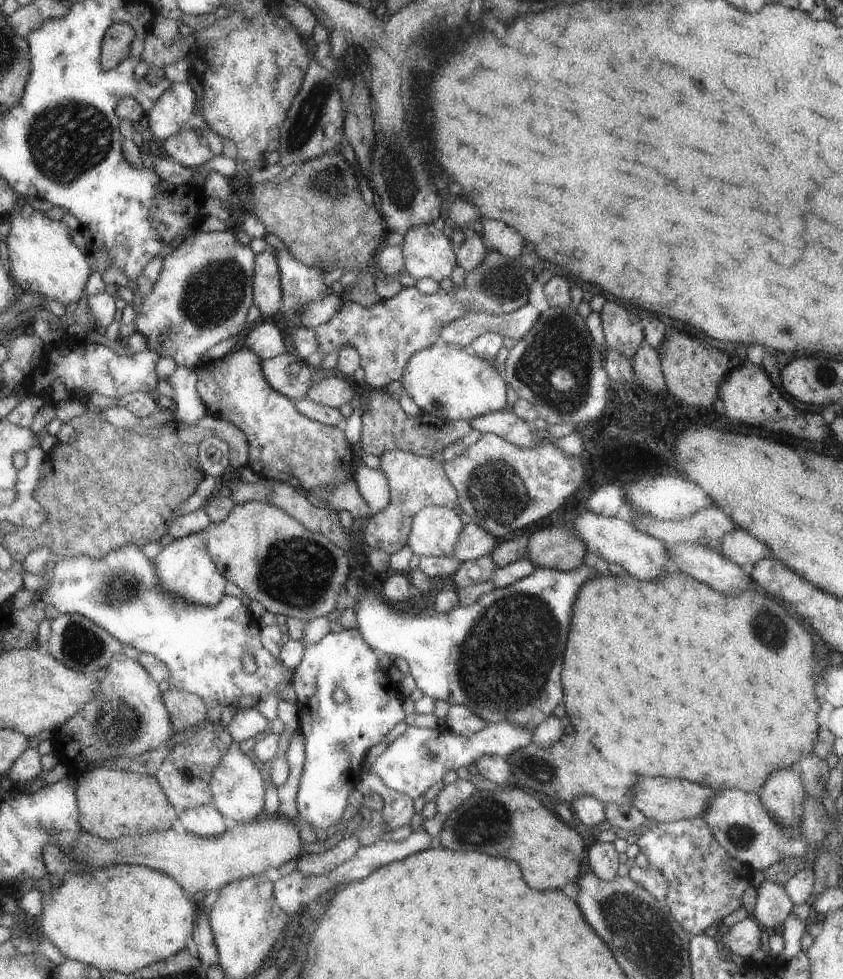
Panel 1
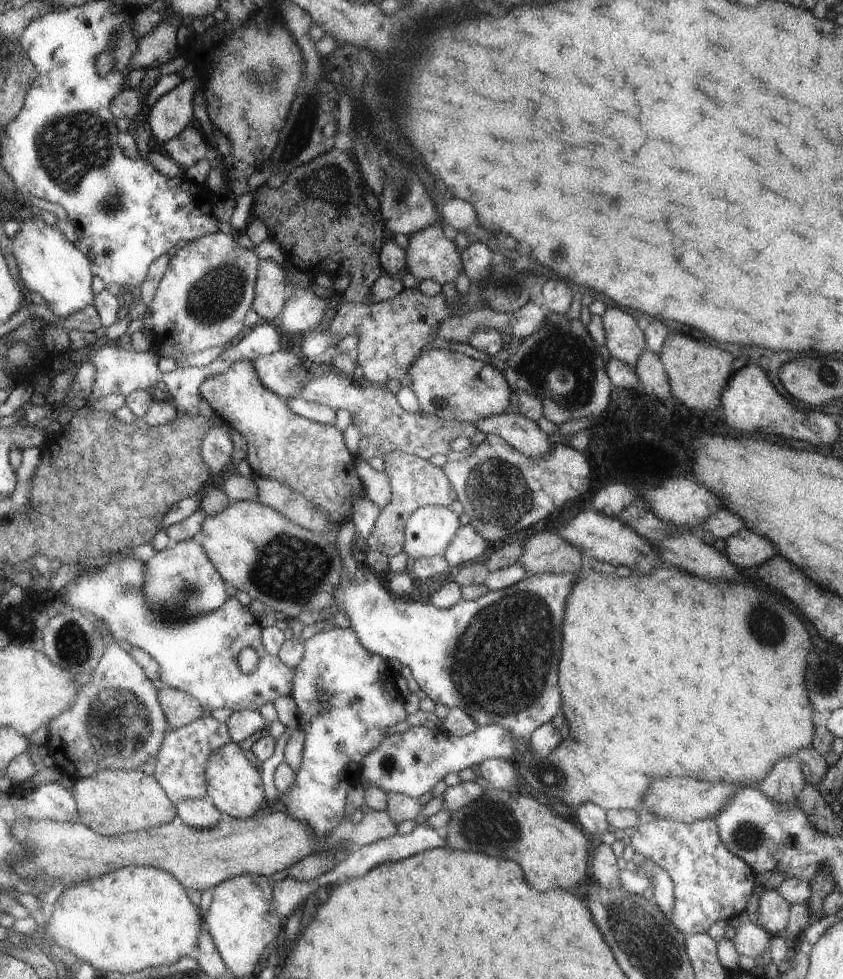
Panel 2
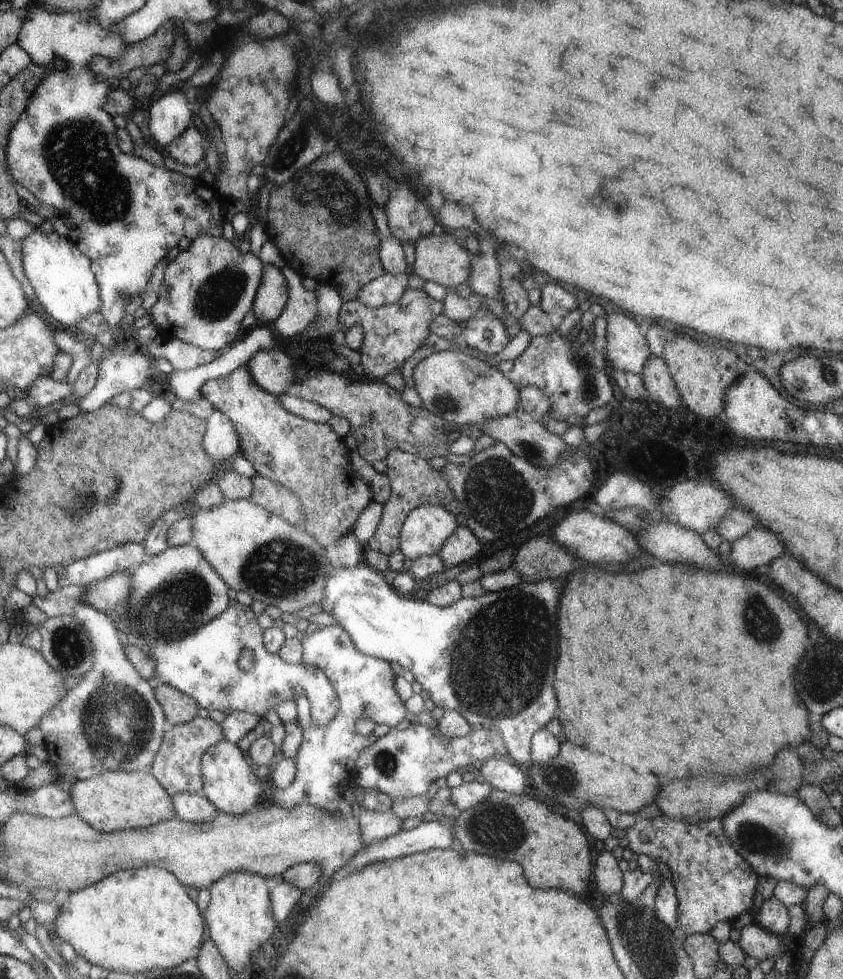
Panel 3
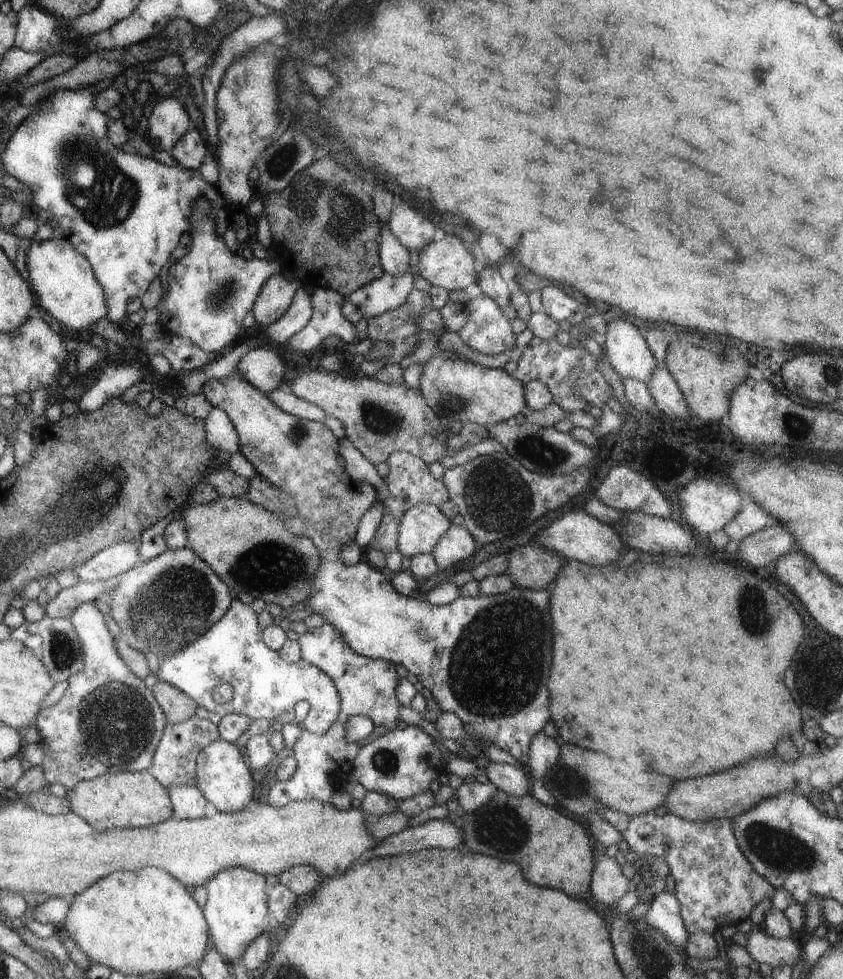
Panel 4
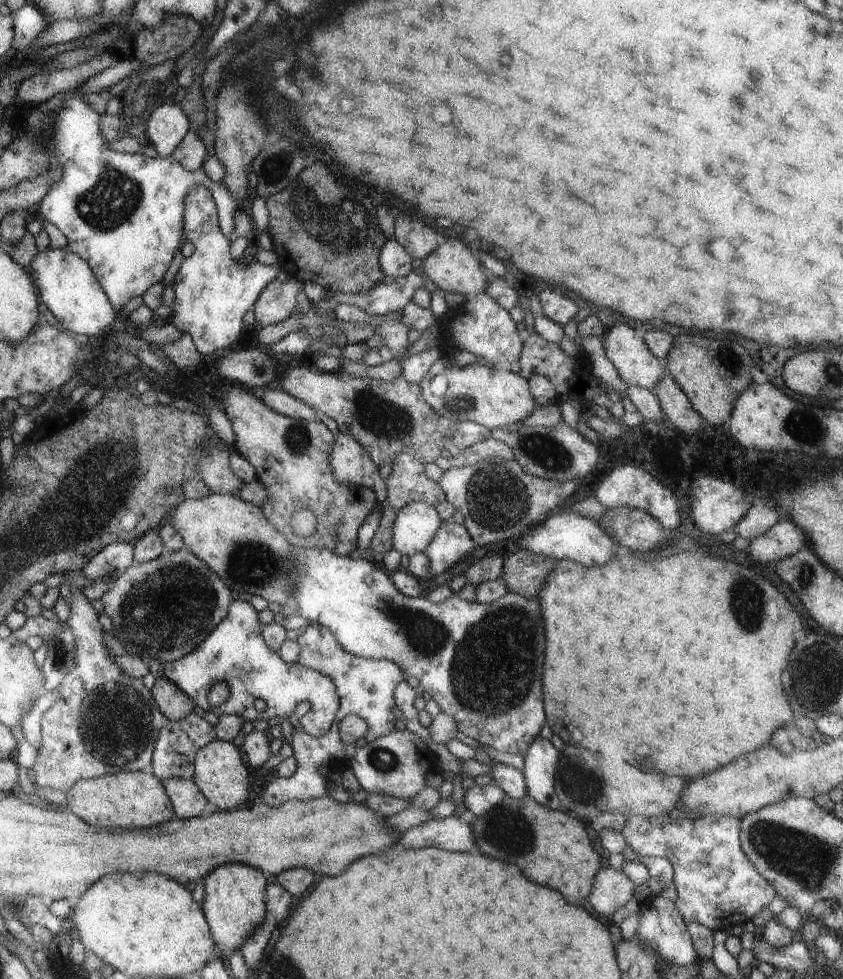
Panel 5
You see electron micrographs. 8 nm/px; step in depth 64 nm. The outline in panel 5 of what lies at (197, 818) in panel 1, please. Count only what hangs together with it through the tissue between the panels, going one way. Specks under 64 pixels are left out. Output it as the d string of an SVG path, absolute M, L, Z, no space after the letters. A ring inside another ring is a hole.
M169 778L162 785L172 806L173 818L199 817L209 809L209 803L192 780Z

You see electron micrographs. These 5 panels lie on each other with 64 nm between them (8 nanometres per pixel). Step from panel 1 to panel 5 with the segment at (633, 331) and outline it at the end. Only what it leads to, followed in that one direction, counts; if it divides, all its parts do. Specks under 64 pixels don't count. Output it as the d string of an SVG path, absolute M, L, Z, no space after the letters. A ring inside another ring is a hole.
M614 322L605 329L601 342L607 360L627 386L635 385L651 391L665 374L657 358L628 325Z

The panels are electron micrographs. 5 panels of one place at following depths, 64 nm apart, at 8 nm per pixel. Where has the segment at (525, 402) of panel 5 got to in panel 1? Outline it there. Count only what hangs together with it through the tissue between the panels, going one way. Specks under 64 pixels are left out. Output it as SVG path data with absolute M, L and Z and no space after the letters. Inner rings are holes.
M437 342L414 352L405 363L401 392L406 393L423 414L454 421L505 407L505 382L492 363L469 355L463 348Z

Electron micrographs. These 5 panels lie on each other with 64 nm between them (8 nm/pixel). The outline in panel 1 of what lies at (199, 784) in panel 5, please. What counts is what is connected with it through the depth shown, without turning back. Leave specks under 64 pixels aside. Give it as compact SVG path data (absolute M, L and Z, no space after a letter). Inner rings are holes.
M238 743L231 744L222 752L221 758L212 766L209 779L211 793L210 802L229 822L246 823L252 821L263 812L264 783L255 764L248 754L239 752Z

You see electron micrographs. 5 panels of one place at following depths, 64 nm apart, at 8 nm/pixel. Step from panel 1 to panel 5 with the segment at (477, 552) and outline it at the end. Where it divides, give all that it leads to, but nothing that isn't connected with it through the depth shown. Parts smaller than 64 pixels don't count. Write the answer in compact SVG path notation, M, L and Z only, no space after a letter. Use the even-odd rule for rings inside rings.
M451 518L443 521L431 542L422 550L428 560L427 578L447 570L473 549L474 544L463 525L454 523Z

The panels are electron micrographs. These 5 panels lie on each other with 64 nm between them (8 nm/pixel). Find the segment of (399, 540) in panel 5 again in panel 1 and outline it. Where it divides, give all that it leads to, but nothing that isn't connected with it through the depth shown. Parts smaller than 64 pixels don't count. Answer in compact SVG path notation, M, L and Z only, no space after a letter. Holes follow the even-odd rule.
M427 505L410 522L406 544L411 554L450 555L464 525L451 509Z

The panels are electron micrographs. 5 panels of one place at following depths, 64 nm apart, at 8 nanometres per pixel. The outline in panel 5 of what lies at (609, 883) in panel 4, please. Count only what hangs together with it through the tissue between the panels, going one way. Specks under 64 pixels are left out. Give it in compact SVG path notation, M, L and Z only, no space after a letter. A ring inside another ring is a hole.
M609 865L606 868L600 866L595 871L586 898L597 914L611 918L613 912L631 898L633 889L633 882L621 871Z

